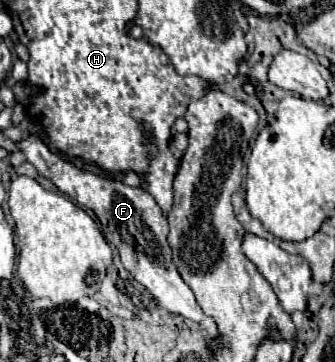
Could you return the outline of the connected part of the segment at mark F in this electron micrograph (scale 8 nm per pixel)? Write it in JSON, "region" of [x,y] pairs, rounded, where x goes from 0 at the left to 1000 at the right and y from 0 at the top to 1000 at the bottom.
{"region":[[[81,378],[75,390],[57,390],[51,406],[69,417],[87,450],[104,456],[104,467],[152,494],[170,522],[194,539],[206,539],[218,555],[230,555],[248,572],[266,572],[290,605],[301,610],[307,649],[325,677],[355,688],[361,727],[385,754],[469,826],[469,837],[516,870],[540,870],[558,881],[576,881],[600,914],[612,914],[630,936],[654,931],[654,909],[642,909],[642,887],[618,876],[570,809],[570,793],[540,771],[534,749],[522,743],[510,682],[499,671],[499,605],[487,599],[475,566],[457,555],[457,544],[421,522],[421,517],[379,517],[361,500],[343,500],[337,489],[284,483],[266,472],[248,472],[224,461],[206,445],[188,445],[188,434],[164,417],[152,417],[122,384]]]}

